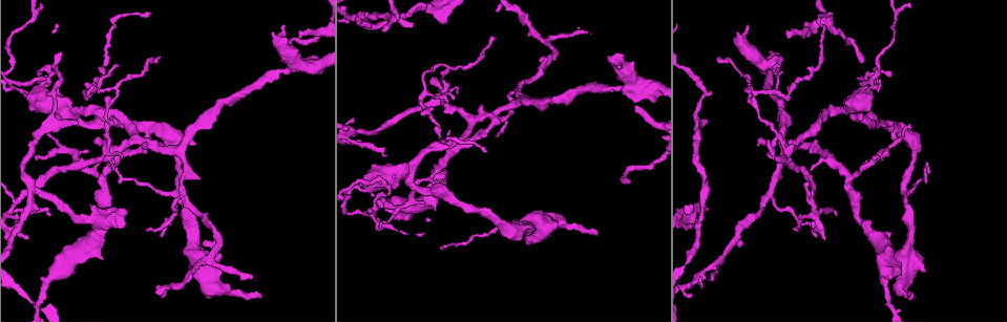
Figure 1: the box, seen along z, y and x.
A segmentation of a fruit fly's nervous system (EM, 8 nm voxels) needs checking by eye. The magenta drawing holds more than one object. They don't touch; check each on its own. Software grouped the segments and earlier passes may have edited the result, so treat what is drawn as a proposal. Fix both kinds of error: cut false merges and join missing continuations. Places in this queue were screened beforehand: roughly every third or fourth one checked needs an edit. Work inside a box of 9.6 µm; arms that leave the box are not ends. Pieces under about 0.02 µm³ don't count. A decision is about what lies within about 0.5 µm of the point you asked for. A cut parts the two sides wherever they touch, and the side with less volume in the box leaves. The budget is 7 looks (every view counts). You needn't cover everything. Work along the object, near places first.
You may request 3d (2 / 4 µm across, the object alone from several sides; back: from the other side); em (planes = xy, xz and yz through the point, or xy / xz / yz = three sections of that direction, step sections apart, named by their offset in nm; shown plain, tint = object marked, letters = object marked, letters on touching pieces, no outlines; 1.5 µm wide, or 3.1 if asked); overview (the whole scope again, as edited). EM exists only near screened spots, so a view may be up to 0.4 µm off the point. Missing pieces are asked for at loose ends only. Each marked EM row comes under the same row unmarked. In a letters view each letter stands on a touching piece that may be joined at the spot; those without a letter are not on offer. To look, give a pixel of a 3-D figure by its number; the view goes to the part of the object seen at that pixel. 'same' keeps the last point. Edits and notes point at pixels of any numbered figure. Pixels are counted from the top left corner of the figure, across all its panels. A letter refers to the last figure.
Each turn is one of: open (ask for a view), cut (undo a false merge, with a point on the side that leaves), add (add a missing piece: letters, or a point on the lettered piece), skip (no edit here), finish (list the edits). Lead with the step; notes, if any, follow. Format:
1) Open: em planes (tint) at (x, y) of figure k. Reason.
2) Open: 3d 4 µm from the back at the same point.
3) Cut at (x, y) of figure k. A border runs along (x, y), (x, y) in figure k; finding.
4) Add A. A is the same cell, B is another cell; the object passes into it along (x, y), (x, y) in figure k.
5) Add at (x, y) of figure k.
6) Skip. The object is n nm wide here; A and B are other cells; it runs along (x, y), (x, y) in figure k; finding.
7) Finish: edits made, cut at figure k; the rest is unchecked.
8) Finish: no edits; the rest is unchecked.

Open: 3d 2 µm at (407, 175) of figure 1. Sudden change in width.

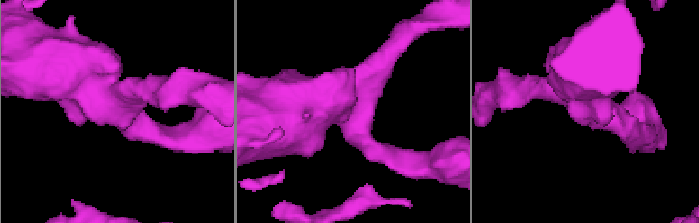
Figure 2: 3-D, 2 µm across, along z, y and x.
Open: em xy step 4 (letters) at (114, 109) of figure 2. 3 arms meet here; the arms are 190, 200, 600 nm wide; need the tissue.

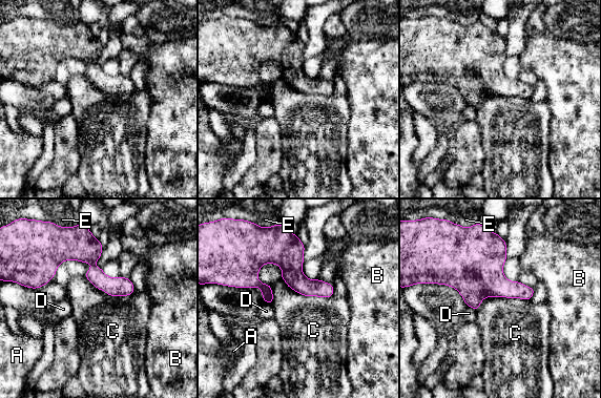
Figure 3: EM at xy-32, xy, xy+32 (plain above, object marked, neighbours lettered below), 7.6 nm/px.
Skip. The longest contact is with C, 420 nm; A, B, C, D and E are other cells; a border runs along (263, 300), (271, 305) in figure 3; one neuron here.

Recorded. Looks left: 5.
Open: em planes (letters) at (787, 148) of figure 1. Abrupt turn.

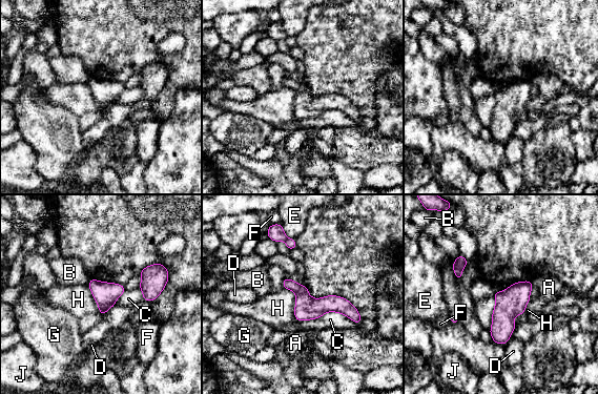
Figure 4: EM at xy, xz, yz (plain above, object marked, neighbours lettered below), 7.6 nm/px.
Skip. The object is 180 nm wide here; A, B, C, D, E, F, G, H and J are other cells; it runs along (286, 281), (357, 319) in figure 4; continuous, no second neuron.

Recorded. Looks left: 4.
Open: em xz step 4 (letters) at (786, 36) of figure 1. Branch stops here.

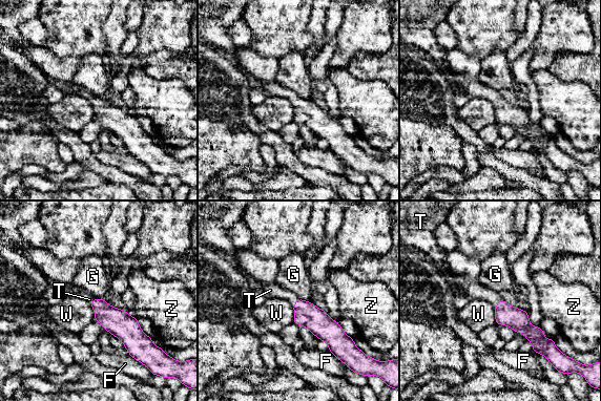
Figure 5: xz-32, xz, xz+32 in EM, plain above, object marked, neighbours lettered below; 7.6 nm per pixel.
Open: em planes (letters) at the same point.

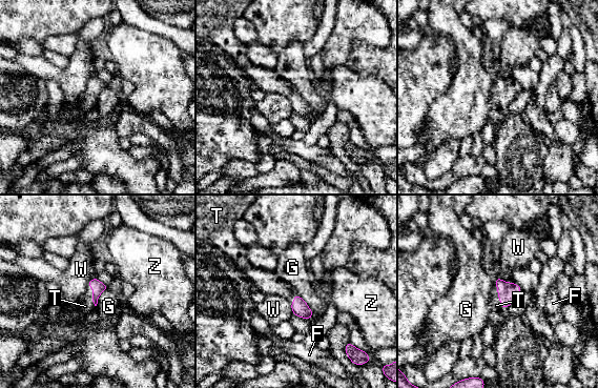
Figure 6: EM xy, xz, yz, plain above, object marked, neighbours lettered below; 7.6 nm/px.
Add T. The longest contact is with G, 220 nm; T is the same cell, F, G, W and Z are other cells; the neuron continues.

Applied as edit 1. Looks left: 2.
Finish: edits made, add at figure 6; the rest is unchecked.

